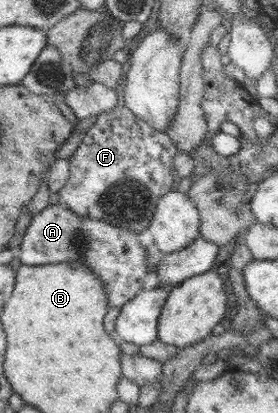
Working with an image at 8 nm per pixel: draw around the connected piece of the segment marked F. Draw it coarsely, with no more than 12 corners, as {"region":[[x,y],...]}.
{"region":[[98,115],[58,194],[141,233],[176,186],[169,135]]}

